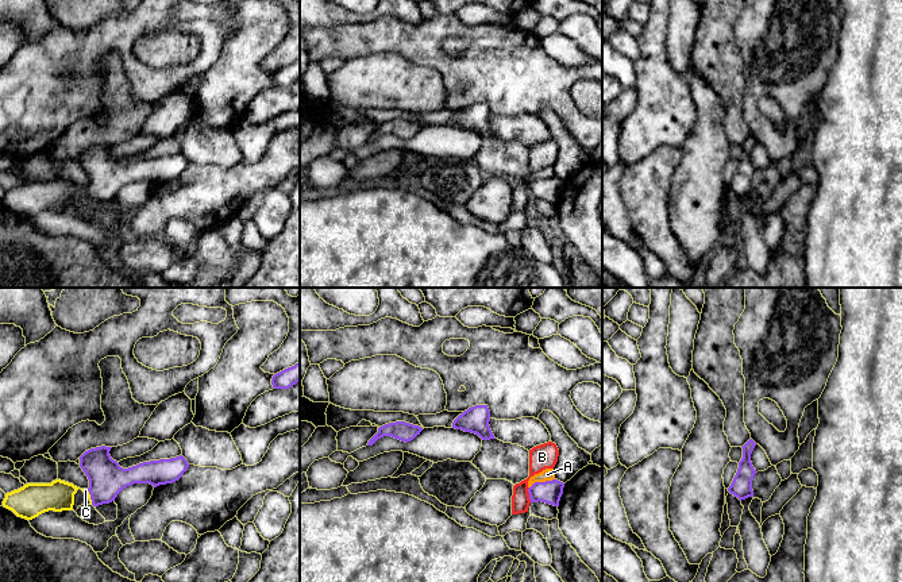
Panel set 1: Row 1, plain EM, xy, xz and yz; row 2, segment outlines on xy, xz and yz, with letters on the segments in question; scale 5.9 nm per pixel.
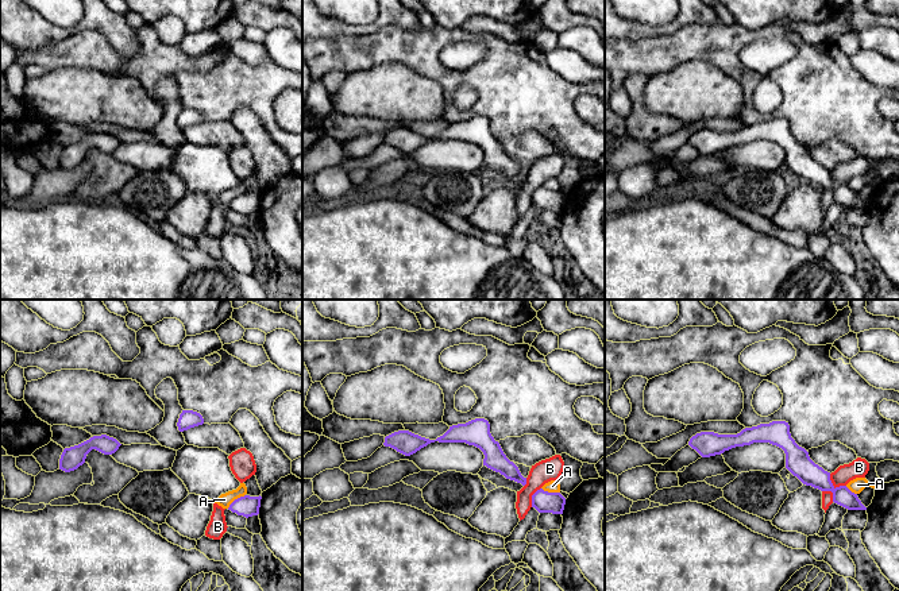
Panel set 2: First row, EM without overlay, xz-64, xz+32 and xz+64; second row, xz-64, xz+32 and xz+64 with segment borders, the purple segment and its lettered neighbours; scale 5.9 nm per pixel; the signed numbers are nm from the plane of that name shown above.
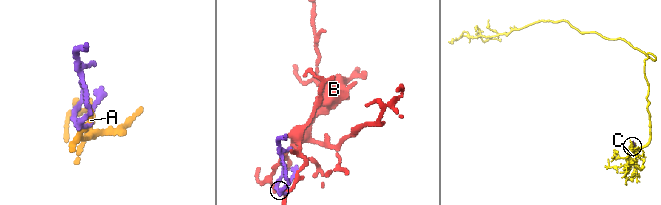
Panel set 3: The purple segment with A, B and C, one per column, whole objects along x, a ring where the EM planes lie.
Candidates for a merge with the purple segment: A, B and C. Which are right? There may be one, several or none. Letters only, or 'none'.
C

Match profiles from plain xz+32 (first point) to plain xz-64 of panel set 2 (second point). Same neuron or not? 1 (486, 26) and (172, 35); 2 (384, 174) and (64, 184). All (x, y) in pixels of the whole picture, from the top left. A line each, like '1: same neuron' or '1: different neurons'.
1: same neuron
2: same neuron

